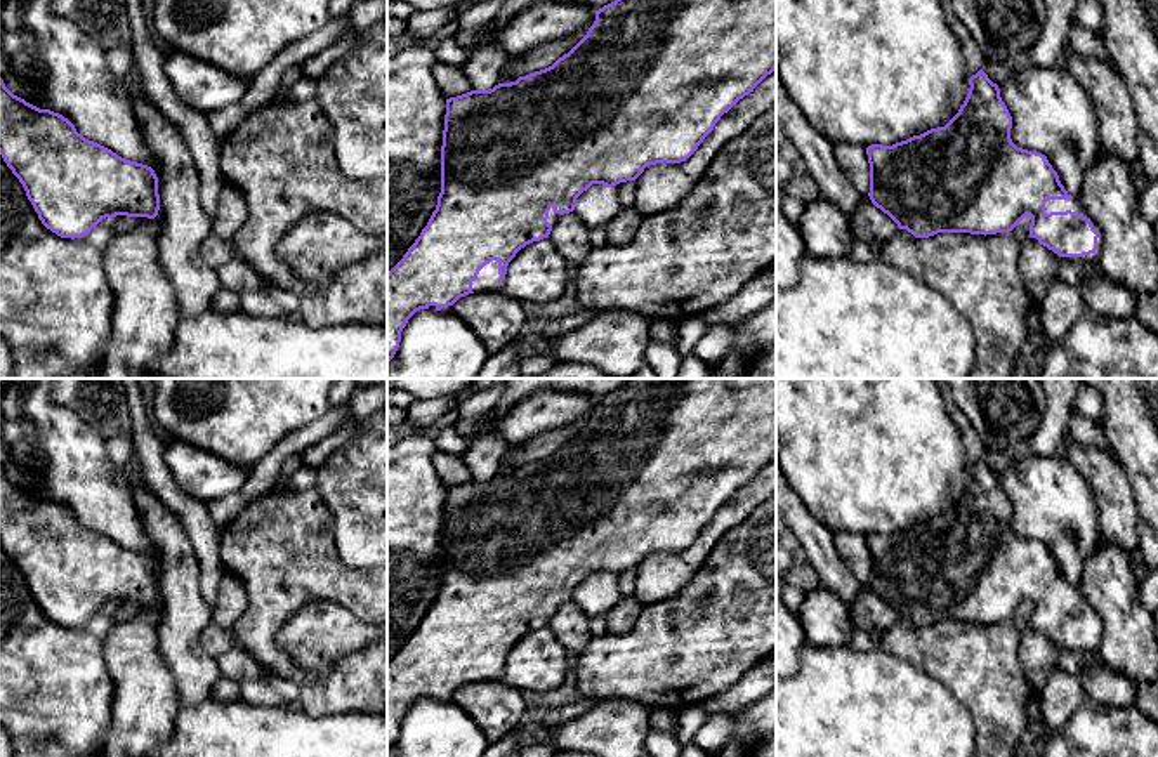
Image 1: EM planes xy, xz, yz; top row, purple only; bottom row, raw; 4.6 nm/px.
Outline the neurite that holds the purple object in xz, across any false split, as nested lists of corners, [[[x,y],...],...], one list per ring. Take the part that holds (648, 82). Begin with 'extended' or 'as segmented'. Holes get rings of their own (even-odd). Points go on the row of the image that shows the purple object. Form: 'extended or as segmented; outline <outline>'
extended; outline [[[615,0],[595,10],[595,21],[587,35],[552,66],[519,76],[510,83],[498,83],[490,90],[470,90],[446,99],[443,146],[441,146],[441,193],[436,210],[420,236],[403,259],[387,273],[387,365],[394,358],[401,332],[408,319],[420,309],[443,314],[469,293],[500,293],[509,262],[533,241],[549,238],[556,222],[575,210],[576,198],[592,184],[613,188],[620,182],[635,181],[646,167],[656,163],[686,161],[714,130],[715,123],[740,99],[748,95],[767,75],[776,69],[776,0]]]

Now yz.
extended; outline [[[983,69],[969,78],[969,85],[964,104],[944,127],[892,146],[866,148],[872,203],[915,238],[938,233],[1009,233],[1030,215],[1031,243],[1040,243],[1071,262],[1099,262],[1099,224],[1083,210],[1080,200],[1064,189],[1045,155],[1012,142],[1012,116],[998,85]]]

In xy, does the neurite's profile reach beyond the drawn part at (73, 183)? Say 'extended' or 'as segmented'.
extended

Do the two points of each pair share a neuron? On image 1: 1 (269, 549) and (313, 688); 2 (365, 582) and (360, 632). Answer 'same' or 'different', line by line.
1: same
2: different

